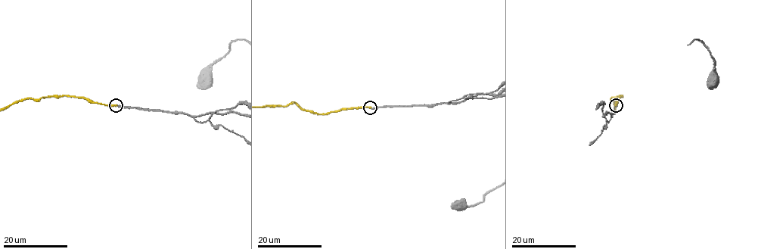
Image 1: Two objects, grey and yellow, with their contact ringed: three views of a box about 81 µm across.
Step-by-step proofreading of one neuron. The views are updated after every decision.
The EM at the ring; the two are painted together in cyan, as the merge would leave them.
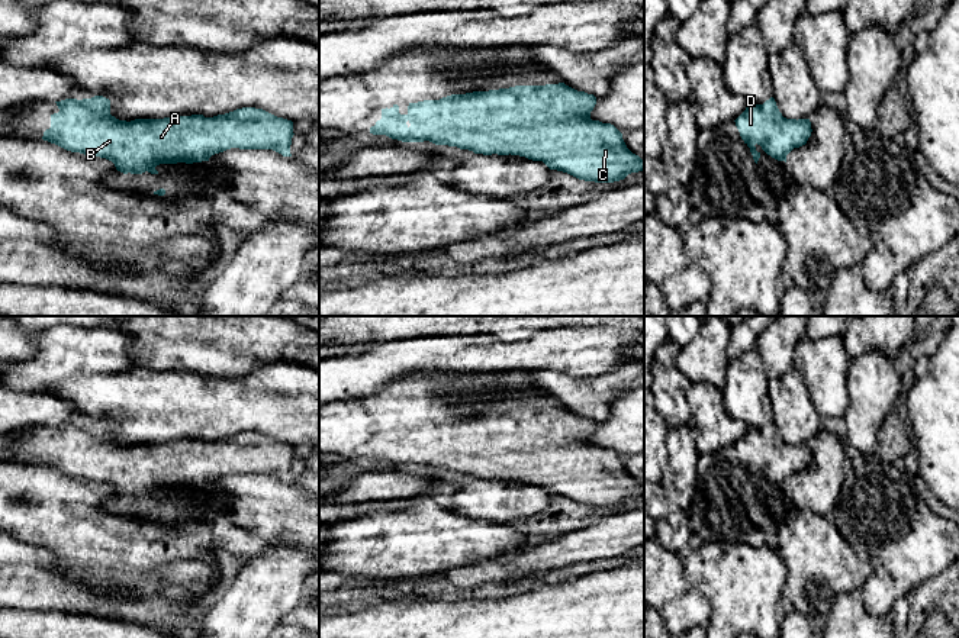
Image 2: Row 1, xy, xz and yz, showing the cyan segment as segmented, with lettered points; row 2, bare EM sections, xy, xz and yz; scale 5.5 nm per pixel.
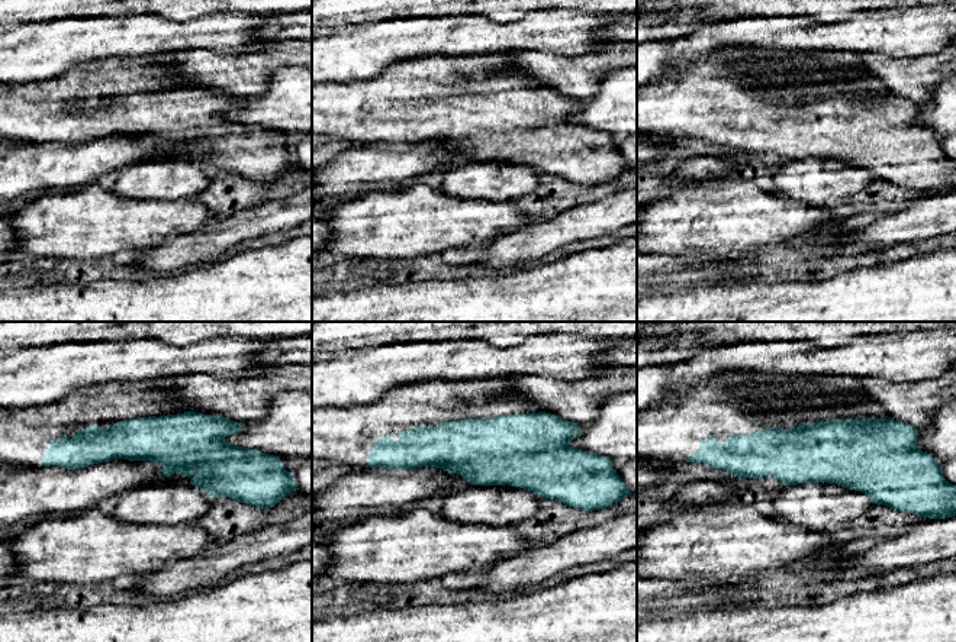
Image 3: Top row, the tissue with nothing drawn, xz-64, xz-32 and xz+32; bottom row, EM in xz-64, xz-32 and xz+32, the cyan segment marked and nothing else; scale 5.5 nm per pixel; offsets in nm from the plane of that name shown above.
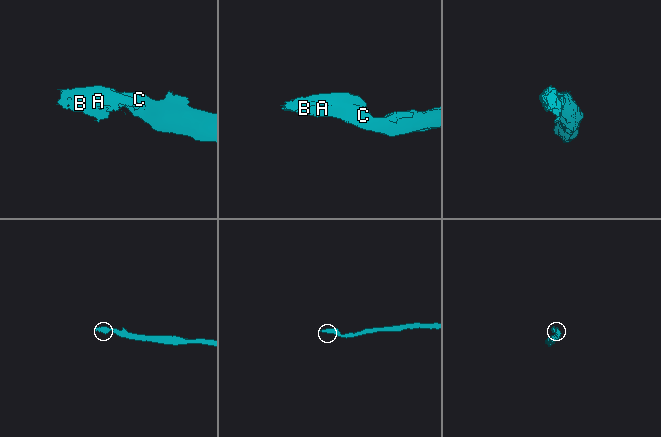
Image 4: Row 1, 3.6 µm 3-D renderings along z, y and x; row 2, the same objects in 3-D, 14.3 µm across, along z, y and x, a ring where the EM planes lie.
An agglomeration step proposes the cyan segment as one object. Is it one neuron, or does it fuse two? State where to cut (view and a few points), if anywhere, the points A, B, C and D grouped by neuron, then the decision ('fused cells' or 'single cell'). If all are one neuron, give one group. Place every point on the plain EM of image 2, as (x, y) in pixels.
no cut; A B C D; single cell

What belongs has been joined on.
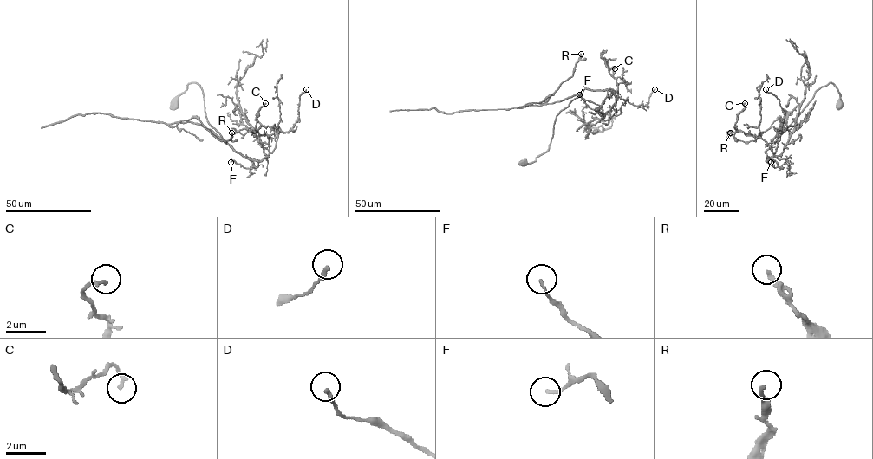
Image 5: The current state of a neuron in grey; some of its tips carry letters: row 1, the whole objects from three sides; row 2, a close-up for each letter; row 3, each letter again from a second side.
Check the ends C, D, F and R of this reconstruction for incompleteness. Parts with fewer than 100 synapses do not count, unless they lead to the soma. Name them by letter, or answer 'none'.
none

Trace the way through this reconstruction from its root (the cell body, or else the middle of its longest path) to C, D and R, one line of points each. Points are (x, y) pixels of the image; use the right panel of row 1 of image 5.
C: (840, 105), (833, 83), (818, 88), (765, 151), (767, 161), (773, 155), (771, 147), (734, 128), (745, 103)
D: (840, 105), (833, 83), (818, 88), (765, 151), (767, 161), (776, 151), (785, 113), (779, 100), (765, 89)
R: (840, 105), (840, 93), (829, 82), (773, 145), (785, 125), (780, 117), (754, 140), (739, 140), (730, 132)

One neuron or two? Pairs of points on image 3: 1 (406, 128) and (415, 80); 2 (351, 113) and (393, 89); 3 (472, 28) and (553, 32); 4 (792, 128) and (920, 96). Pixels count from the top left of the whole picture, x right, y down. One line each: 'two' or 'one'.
1: one
2: one
3: one
4: two

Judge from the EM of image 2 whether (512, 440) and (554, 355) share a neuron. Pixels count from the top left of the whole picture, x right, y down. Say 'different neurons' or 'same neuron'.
different neurons

